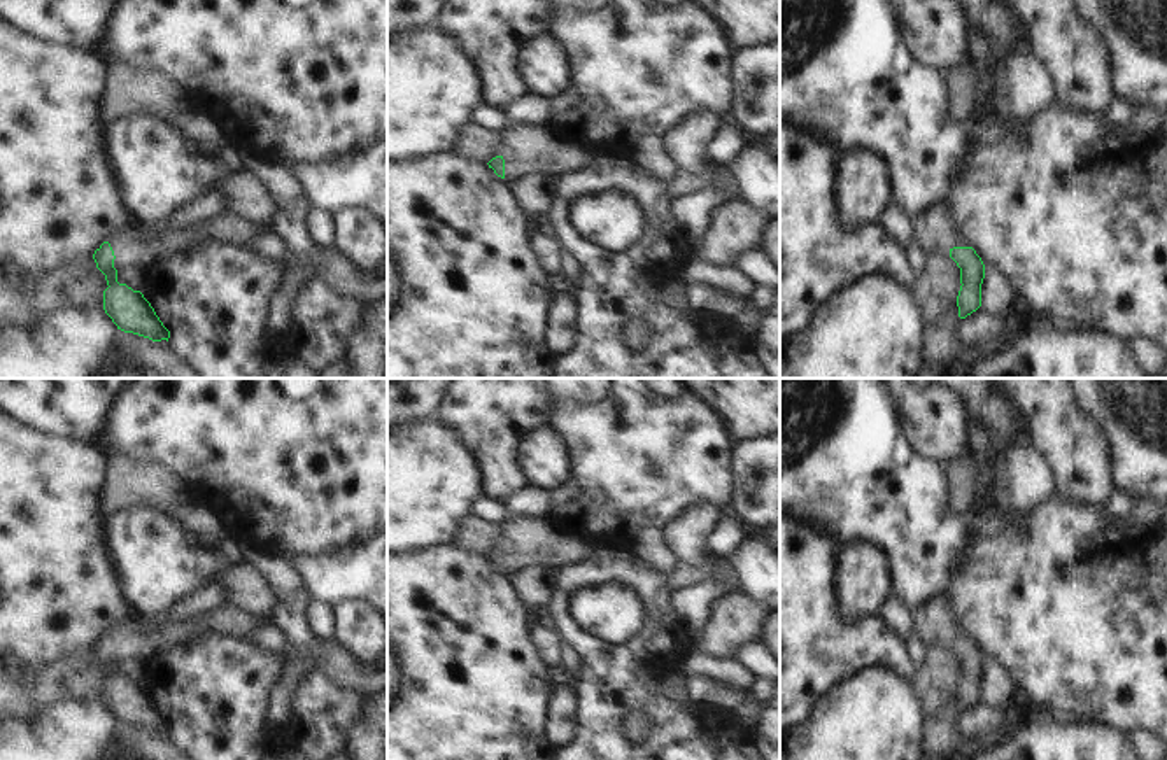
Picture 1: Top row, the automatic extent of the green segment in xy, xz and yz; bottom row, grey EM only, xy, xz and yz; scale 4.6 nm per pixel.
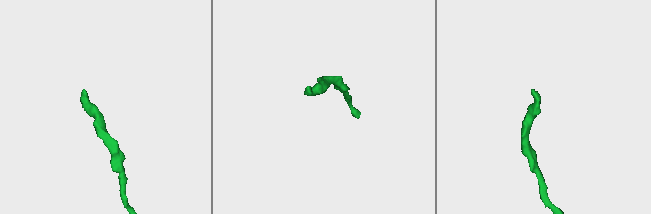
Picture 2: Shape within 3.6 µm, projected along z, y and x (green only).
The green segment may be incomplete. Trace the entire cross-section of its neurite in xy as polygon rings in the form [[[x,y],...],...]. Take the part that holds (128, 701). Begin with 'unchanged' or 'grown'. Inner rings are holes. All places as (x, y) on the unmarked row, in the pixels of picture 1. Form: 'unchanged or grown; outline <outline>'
grown; outline [[[231,602],[187,620],[161,625],[140,615],[121,620],[93,646],[96,660],[105,667],[109,678],[103,683],[105,706],[124,725],[152,734],[168,734],[170,723],[163,718],[151,695],[140,683],[119,676],[117,664],[126,658],[147,662],[156,653],[166,657],[175,648],[203,634],[251,637],[258,623],[259,618],[251,616]]]

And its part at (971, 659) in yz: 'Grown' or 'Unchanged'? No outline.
Grown.

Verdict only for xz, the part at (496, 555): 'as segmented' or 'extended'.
extended

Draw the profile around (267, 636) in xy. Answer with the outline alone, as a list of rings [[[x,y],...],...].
[[[259,620],[249,641],[272,655],[284,655],[286,636],[270,620]]]

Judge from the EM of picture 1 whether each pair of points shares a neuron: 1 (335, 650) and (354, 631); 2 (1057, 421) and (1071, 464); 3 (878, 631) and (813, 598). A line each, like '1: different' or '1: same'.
1: different
2: same
3: same

